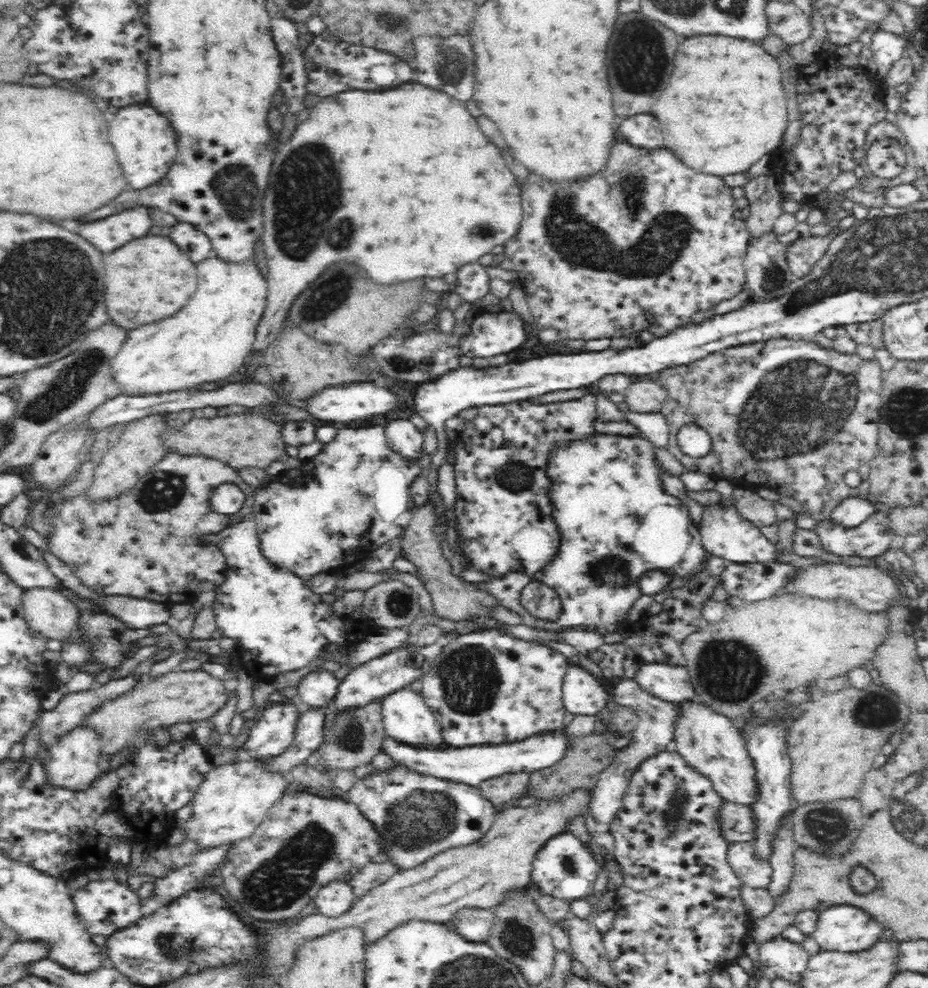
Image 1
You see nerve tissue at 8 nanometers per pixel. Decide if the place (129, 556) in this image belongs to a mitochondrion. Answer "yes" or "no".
no

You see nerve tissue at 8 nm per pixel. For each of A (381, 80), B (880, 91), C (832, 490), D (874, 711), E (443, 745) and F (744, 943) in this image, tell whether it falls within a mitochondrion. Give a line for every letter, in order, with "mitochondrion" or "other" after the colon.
A: other
B: other
C: other
D: mitochondrion
E: other
F: other

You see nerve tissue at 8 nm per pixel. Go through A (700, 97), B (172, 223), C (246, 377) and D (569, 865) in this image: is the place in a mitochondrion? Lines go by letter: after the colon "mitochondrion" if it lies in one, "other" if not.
A: other
B: other
C: other
D: mitochondrion

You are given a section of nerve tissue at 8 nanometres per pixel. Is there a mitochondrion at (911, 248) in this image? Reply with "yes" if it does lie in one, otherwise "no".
yes

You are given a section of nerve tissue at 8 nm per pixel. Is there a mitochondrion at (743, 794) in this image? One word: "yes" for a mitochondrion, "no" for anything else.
no

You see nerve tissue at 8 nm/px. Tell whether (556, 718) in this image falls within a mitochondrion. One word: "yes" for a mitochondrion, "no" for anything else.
no

